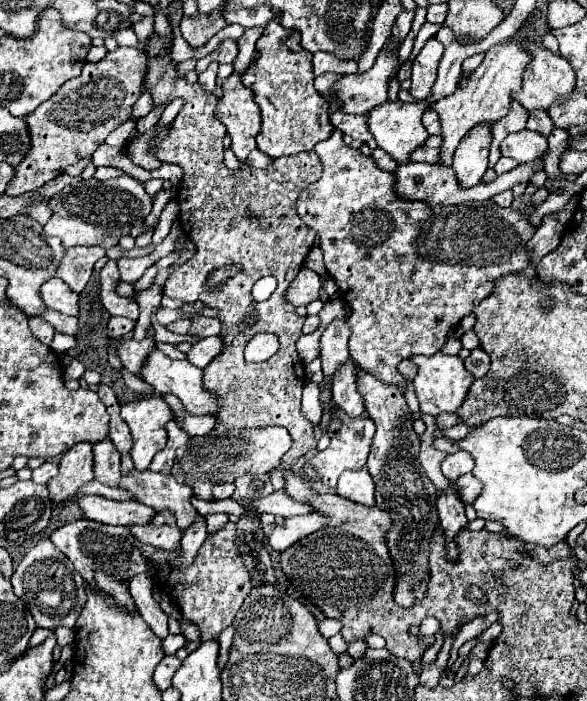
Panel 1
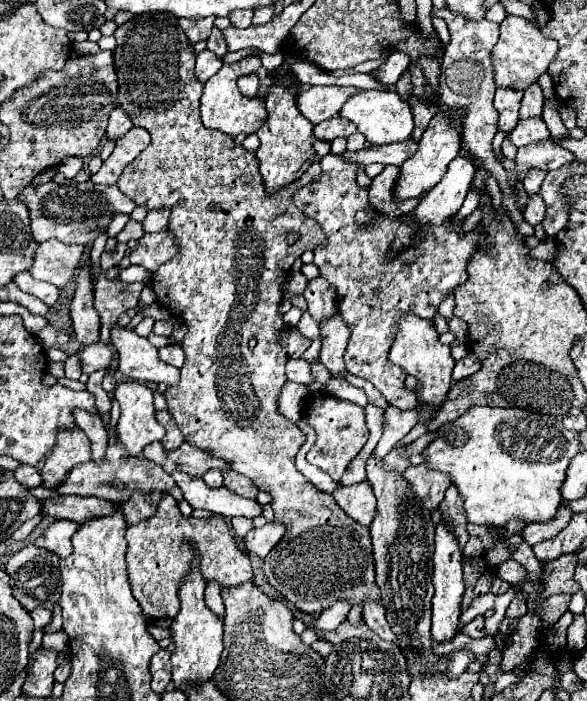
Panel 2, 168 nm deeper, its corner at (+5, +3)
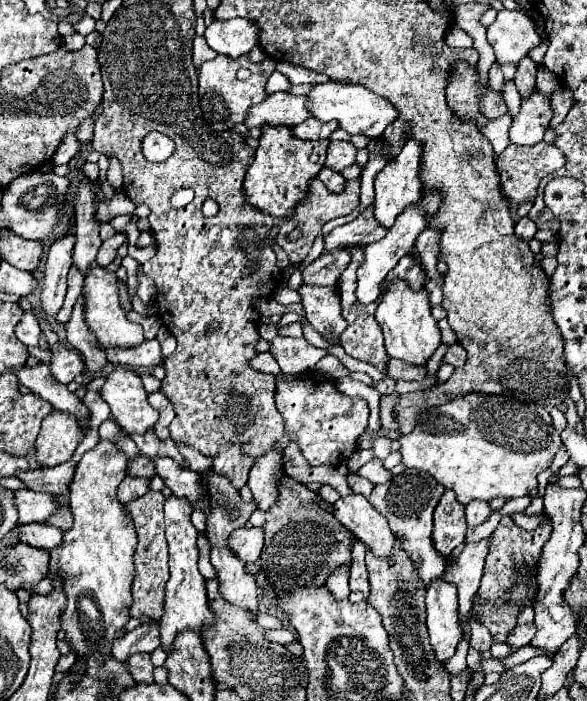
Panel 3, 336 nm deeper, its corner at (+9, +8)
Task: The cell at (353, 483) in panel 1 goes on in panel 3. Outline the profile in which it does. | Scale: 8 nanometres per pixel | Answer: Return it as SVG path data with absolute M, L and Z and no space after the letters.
M352 493L338 499L334 503L334 515L374 553L374 557L392 557L396 537L384 515L380 515L364 495Z

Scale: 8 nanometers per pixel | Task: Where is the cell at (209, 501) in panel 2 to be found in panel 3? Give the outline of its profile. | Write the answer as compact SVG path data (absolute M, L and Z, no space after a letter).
M154 457L154 471L172 489L176 497L188 497L190 503L196 503L204 493L204 483L200 483L200 473L182 469L176 461L168 457Z

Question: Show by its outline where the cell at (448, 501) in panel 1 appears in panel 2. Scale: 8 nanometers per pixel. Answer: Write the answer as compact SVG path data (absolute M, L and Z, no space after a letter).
M440 522L436 526L436 550L434 550L434 578L432 584L436 588L436 594L432 598L432 638L436 642L450 640L458 632L458 618L460 618L460 604L464 596L464 580L462 580L462 546L458 542L458 536Z

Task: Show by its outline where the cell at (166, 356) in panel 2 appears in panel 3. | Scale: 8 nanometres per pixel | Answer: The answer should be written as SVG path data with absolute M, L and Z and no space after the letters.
M156 339L144 341L138 347L102 347L108 363L128 367L154 367L162 365L162 353Z

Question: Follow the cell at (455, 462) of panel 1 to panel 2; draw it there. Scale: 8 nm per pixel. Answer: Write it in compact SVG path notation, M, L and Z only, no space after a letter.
M426 464L408 466L404 472L404 478L412 484L412 490L416 492L416 496L420 496L420 500L424 500L424 506L430 510L434 510L442 502L446 488L452 484L450 474L436 472Z

